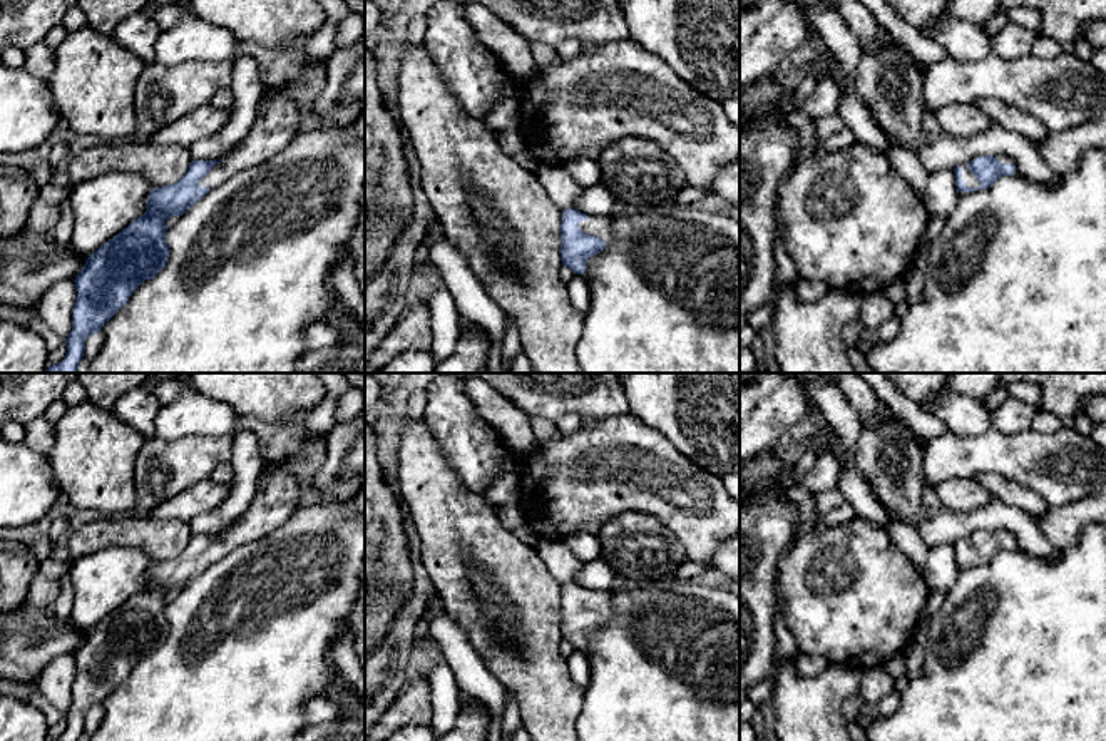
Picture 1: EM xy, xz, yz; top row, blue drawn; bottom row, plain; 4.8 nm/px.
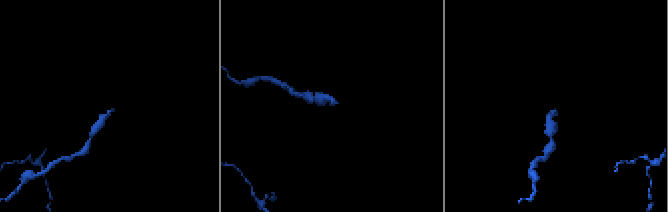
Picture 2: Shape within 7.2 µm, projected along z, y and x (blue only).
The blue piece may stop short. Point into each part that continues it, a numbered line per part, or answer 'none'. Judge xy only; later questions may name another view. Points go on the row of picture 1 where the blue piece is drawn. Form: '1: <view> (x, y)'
1: xy (278, 117)

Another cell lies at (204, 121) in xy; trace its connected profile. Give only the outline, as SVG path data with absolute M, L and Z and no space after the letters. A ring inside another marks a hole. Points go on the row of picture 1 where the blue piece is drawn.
M212 105L197 107L151 135L149 141L159 146L176 144L189 149L196 141L216 134L233 112L234 109L218 109Z

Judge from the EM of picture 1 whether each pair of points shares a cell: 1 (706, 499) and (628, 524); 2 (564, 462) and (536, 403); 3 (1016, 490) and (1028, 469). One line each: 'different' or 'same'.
1: different
2: different
3: different

